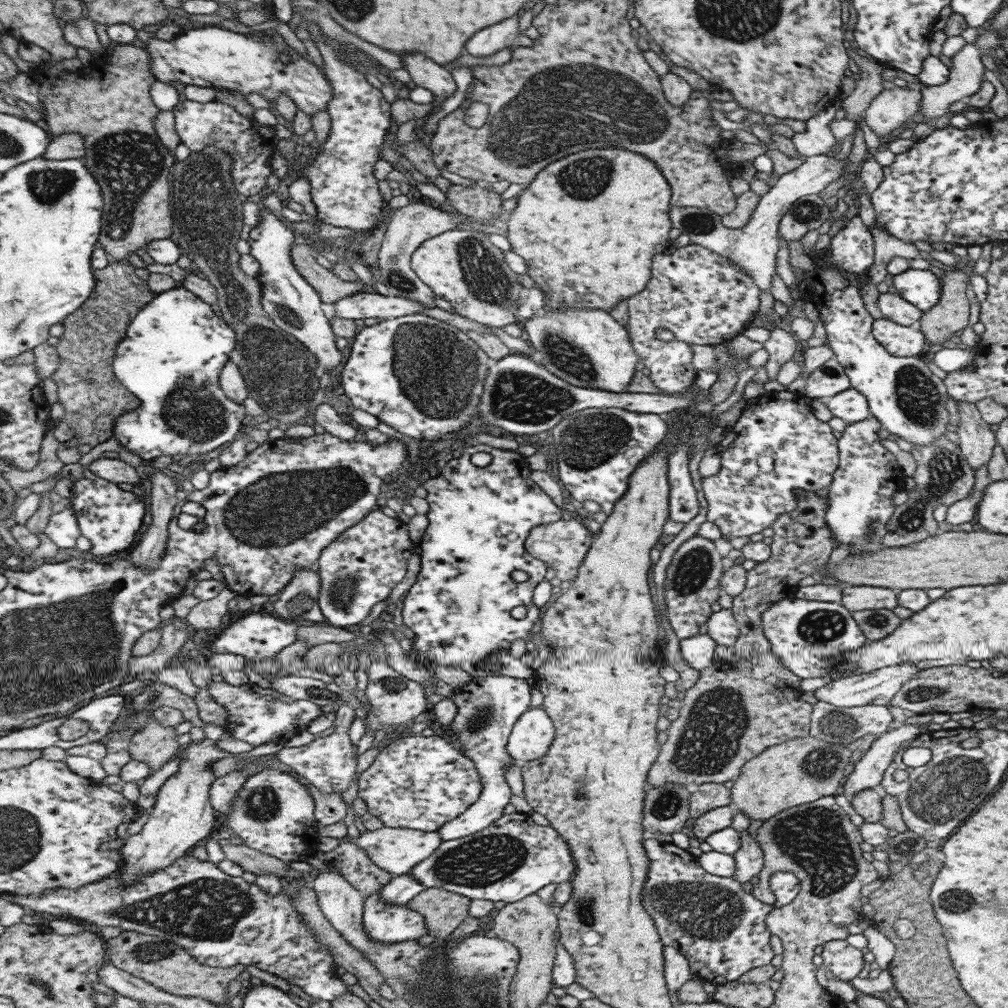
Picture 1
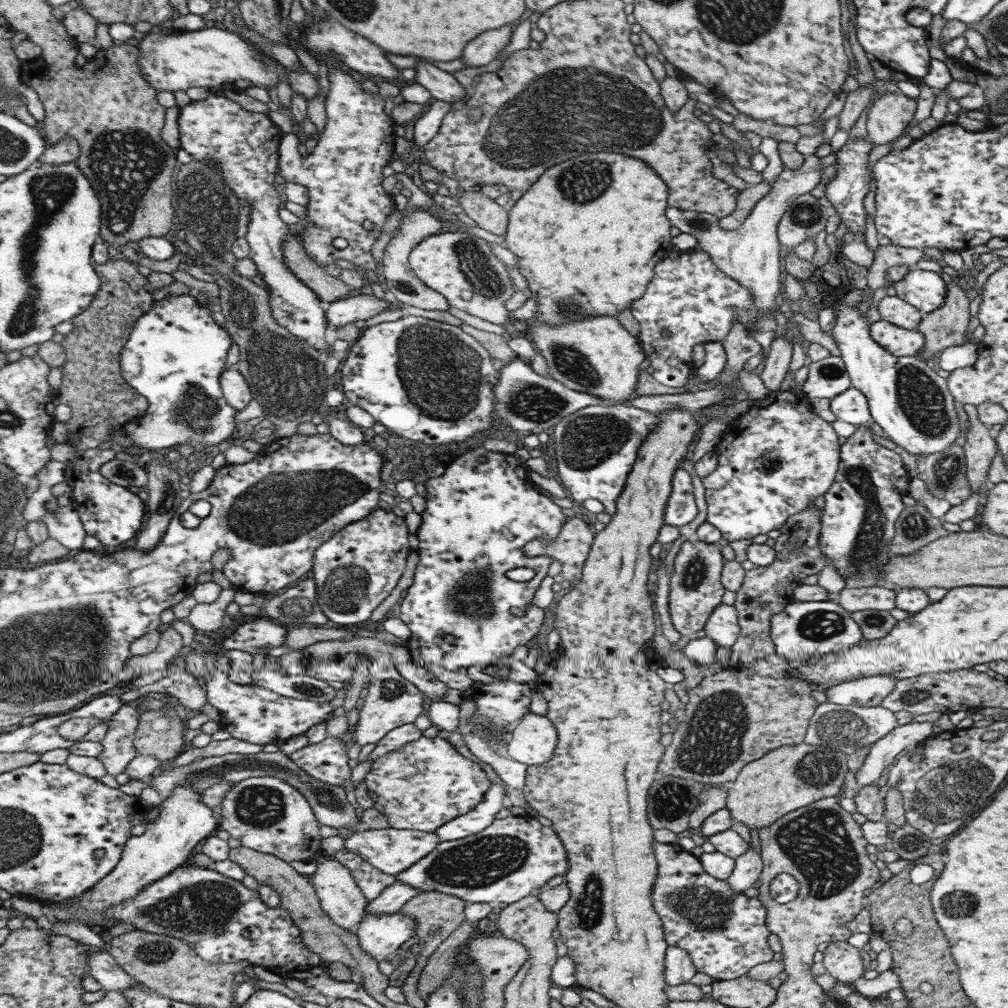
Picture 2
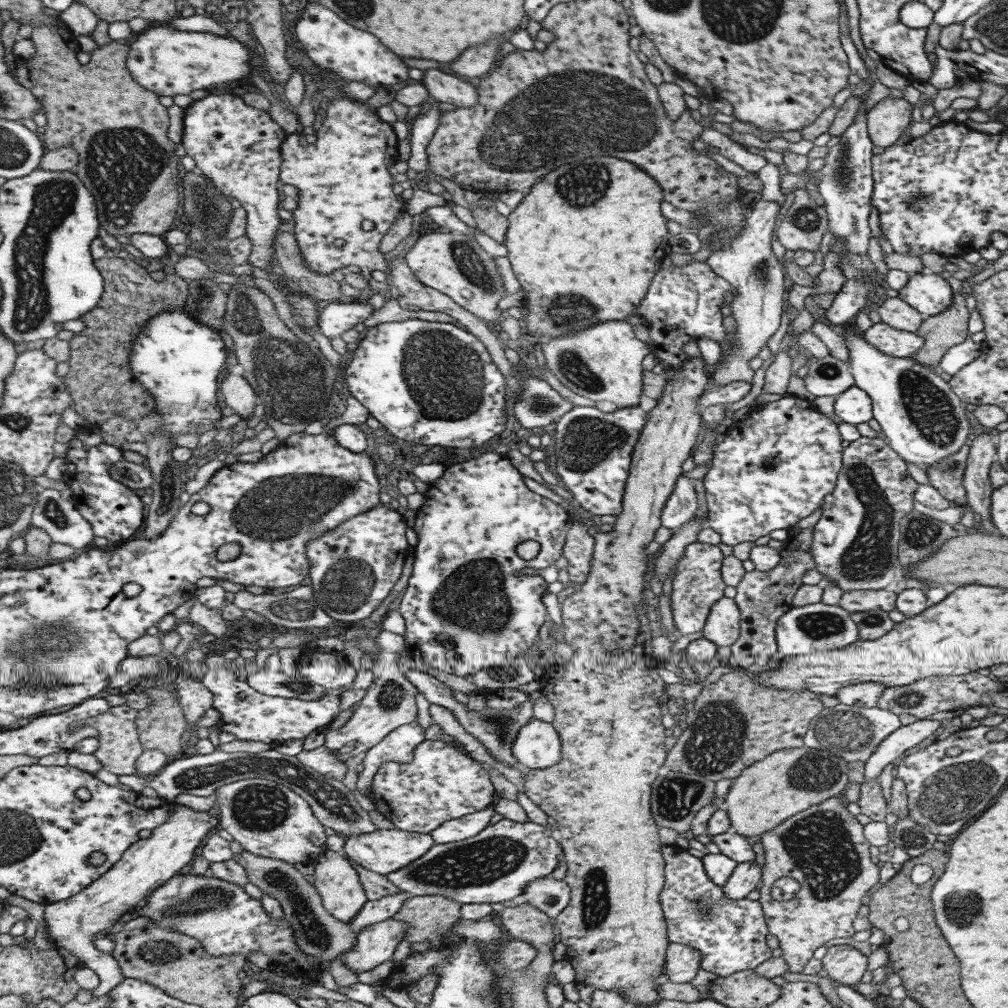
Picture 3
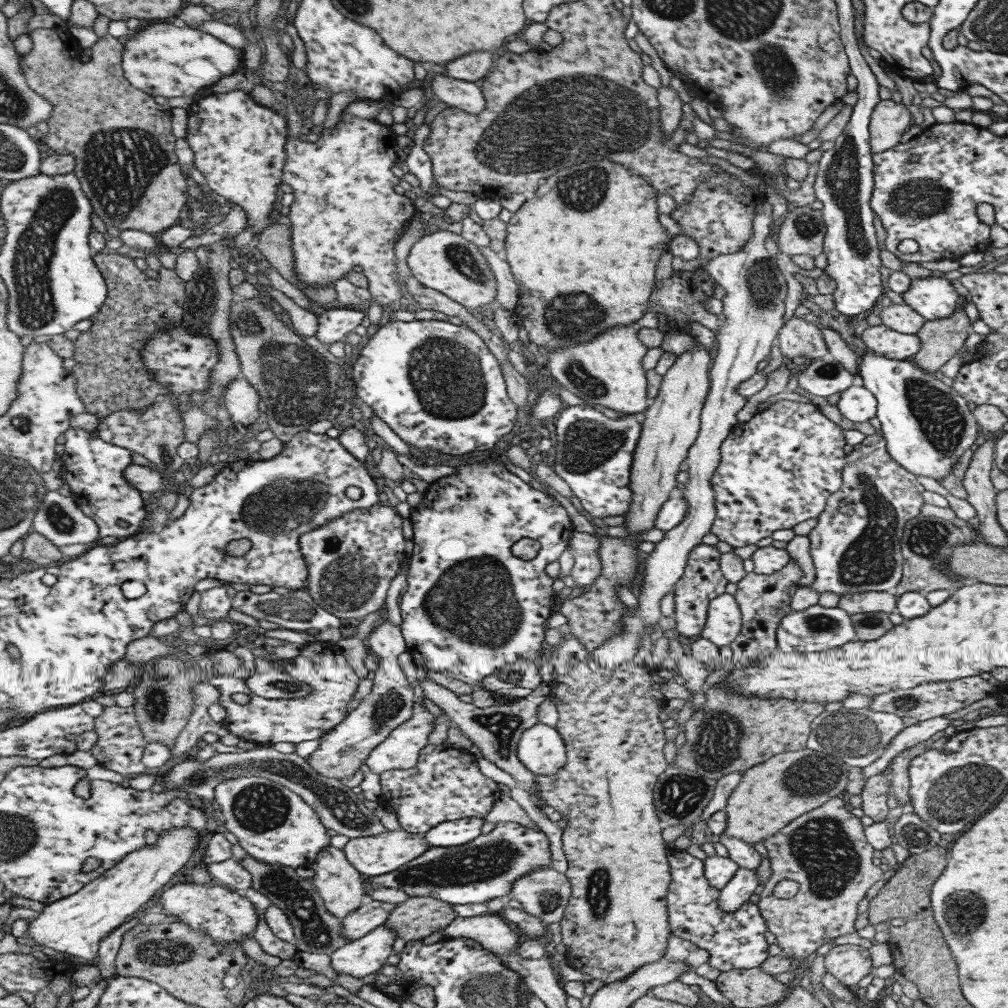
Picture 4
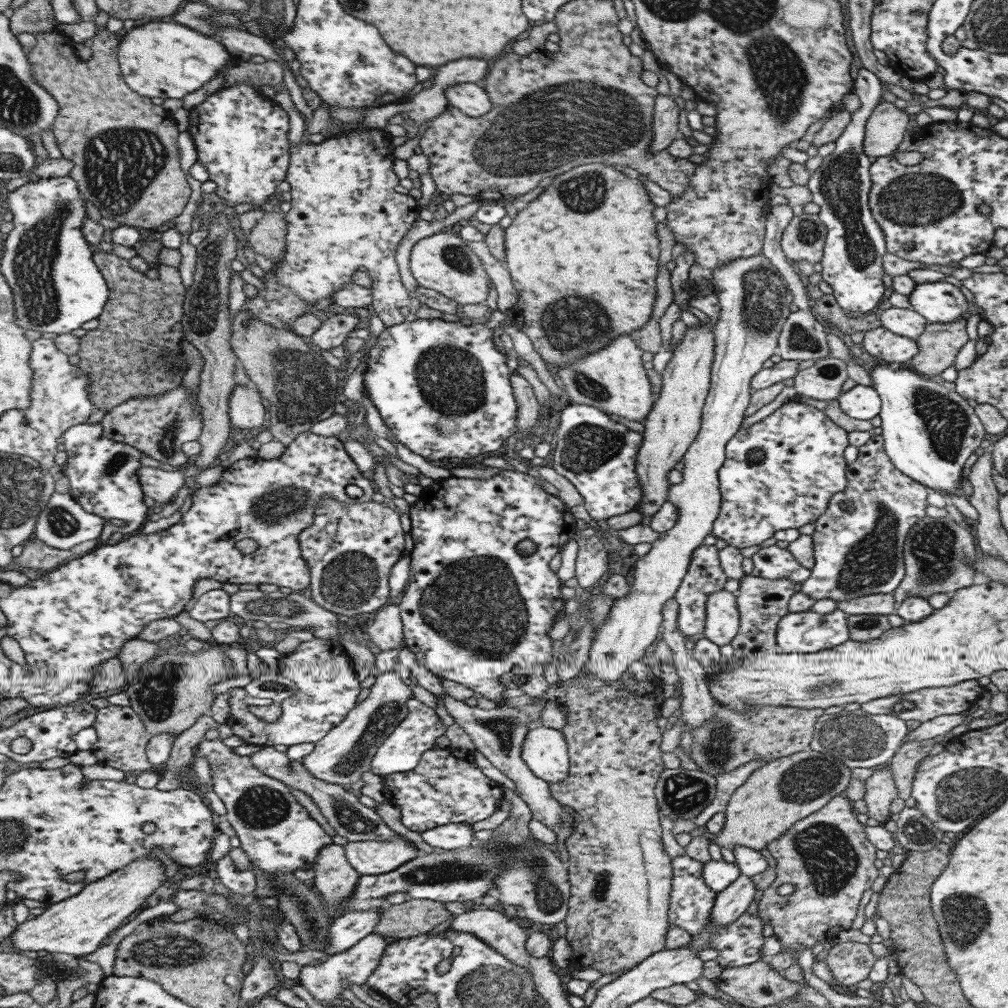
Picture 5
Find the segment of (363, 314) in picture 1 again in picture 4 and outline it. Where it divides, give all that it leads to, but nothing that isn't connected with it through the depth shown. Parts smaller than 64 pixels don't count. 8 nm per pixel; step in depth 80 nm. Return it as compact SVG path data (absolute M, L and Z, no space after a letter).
M326 307L316 314L317 331L314 336L325 347L332 342L343 341L345 336L361 324L363 317L361 307Z

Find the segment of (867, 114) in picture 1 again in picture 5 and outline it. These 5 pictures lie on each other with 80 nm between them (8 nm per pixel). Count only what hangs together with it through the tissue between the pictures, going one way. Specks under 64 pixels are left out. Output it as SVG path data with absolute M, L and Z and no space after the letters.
M880 100L871 111L865 123L863 150L865 156L875 160L878 156L895 157L897 163L912 166L921 162L923 156L919 152L899 151L898 144L903 132L912 124L912 117L893 103Z

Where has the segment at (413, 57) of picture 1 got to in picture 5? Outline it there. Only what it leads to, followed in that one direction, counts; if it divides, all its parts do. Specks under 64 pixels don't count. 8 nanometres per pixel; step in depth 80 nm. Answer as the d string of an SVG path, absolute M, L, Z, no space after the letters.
M457 83L444 88L449 106L458 108L467 116L478 117L490 109L487 93L475 83Z

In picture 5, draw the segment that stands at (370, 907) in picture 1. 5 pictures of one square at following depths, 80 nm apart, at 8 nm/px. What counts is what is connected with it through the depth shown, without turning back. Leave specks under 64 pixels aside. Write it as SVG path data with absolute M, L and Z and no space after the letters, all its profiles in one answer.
M369 933L351 948L327 956L319 965L301 967L297 983L303 986L321 1006L327 1007L333 998L341 996L340 992L347 988L348 982L361 985L367 980L367 977L377 968L385 947L387 942L383 936Z

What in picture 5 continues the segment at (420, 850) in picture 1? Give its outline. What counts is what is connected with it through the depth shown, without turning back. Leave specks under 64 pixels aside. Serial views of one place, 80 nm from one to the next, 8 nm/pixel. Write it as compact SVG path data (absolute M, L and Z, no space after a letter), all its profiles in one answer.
M403 837L347 841L343 847L345 858L353 870L365 876L391 872L419 855L418 850Z

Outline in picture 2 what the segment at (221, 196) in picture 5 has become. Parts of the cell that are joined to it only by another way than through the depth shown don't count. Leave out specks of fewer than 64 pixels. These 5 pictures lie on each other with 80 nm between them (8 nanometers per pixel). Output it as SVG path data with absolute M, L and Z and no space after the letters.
M210 95L199 101L189 101L185 106L178 107L177 128L179 148L185 149L185 152L188 152L196 161L207 159L220 172L225 188L229 188L229 192L233 192L235 198L248 203L249 225L244 237L250 249L248 258L253 262L260 279L266 286L271 317L289 334L303 339L315 350L326 355L328 345L324 334L325 316L319 305L320 300L307 285L287 269L281 258L281 242L290 238L289 228L279 219L278 212L282 205L278 192L274 190L272 184L278 180L278 144L280 138L284 136L283 132L277 125L271 123L267 114L247 112L231 99L216 95Z

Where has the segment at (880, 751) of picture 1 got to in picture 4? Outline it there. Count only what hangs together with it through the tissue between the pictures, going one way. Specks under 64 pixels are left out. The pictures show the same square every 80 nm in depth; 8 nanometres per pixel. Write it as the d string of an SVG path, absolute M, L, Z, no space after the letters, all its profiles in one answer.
M939 716L924 720L923 722L918 721L917 724L913 724L913 726L903 728L897 736L891 738L891 742L887 744L887 748L885 748L885 750L870 765L861 768L861 774L866 779L886 771L891 759L895 758L897 753L914 746L918 742L931 738L935 732L943 731L951 724L957 723L953 720Z

